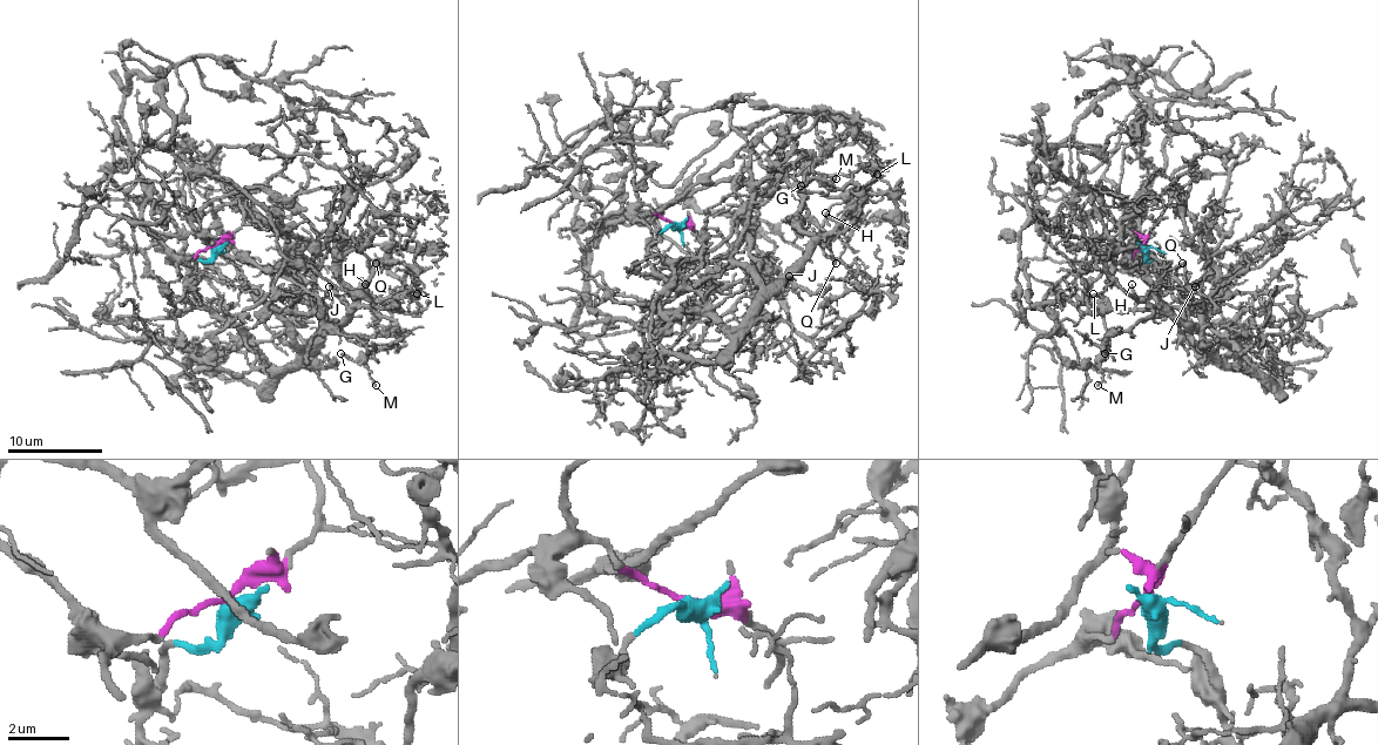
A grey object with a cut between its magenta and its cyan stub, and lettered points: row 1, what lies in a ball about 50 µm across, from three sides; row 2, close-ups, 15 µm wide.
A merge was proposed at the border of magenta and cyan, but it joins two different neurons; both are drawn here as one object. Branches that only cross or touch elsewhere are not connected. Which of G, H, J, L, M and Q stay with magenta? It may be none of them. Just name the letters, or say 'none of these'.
none of these

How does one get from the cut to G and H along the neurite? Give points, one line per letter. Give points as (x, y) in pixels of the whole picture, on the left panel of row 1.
G: (216, 248), (187, 298), (251, 340), (286, 331), (306, 347), (356, 307), (399, 326), (391, 345), (342, 353)
H: (216, 248), (196, 263), (187, 298), (251, 340), (272, 340), (286, 331), (306, 347), (375, 300), (365, 284)

